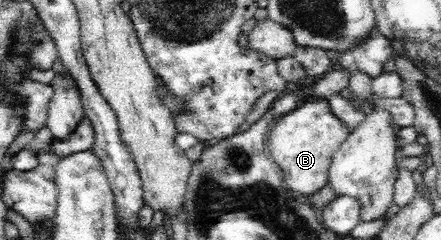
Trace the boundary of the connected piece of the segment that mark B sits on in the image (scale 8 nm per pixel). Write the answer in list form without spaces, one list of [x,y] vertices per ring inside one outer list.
[[[307,100],[291,113],[274,120],[268,134],[269,155],[280,167],[286,188],[303,199],[327,184],[333,156],[350,132],[347,125],[332,113],[328,102]]]

